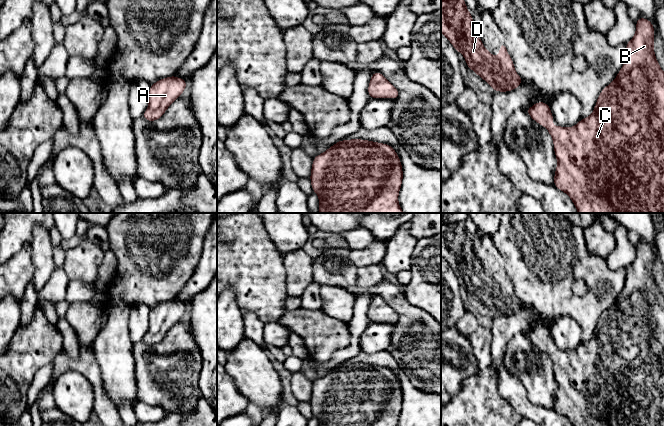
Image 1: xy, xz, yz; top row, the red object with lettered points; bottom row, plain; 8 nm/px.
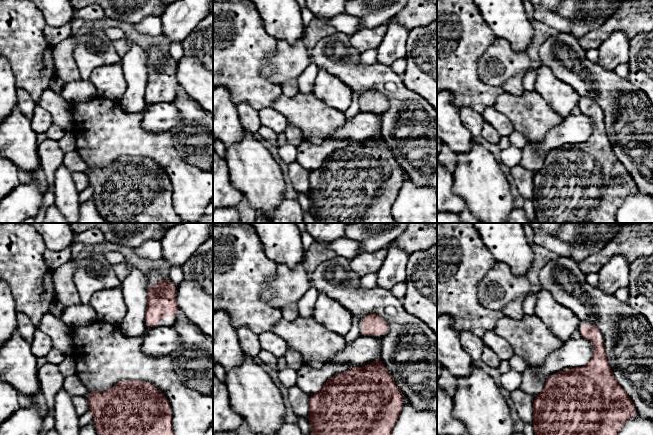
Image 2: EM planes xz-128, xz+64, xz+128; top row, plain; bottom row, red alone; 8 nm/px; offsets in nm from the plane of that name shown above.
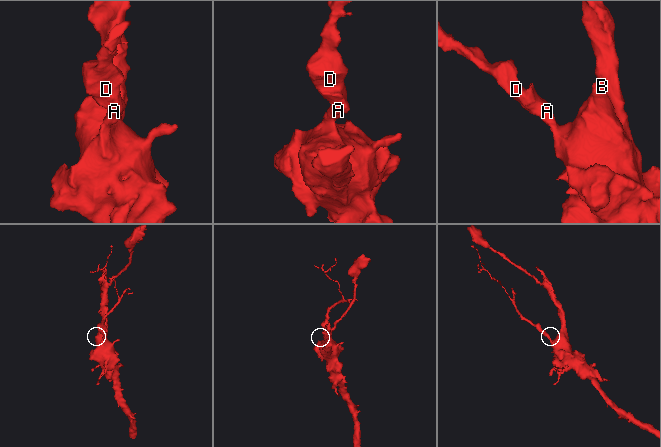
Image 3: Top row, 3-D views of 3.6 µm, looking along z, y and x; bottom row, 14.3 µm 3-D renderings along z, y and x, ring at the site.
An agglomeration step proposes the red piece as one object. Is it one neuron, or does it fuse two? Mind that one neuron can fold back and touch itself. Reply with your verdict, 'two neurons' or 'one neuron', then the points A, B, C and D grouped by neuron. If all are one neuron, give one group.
one neuron | A B C D

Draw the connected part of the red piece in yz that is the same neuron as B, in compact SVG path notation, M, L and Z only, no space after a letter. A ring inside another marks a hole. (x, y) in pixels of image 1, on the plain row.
M639 240L635 247L636 256L634 261L627 266L625 286L619 294L616 302L601 314L592 338L587 342L582 342L575 350L566 352L556 349L553 353L551 348L554 341L550 330L544 325L539 325L525 335L539 349L547 353L547 356L553 363L554 378L557 382L557 392L554 397L553 409L566 417L573 426L664 426L664 296L662 295L654 276L655 255L653 247L646 242ZM569 366L572 366L577 376L573 380L569 372Z

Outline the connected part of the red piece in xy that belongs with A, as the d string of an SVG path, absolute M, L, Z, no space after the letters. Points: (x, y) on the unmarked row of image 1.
M172 299L150 309L149 328L141 341L149 346L160 343L172 326L180 322L187 308L186 304Z

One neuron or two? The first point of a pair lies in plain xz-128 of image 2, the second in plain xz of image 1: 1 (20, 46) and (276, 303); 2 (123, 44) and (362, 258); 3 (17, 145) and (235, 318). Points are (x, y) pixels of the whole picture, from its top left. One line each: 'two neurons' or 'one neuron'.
1: one neuron
2: one neuron
3: two neurons

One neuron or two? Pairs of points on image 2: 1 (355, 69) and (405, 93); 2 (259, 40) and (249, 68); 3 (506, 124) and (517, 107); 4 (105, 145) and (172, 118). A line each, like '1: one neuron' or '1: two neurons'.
1: one neuron
2: one neuron
3: two neurons
4: two neurons

